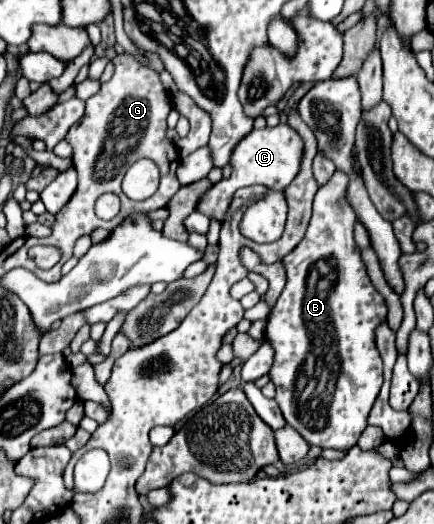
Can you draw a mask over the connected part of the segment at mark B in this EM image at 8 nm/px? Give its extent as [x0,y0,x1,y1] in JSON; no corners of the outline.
[266,171,388,449]

